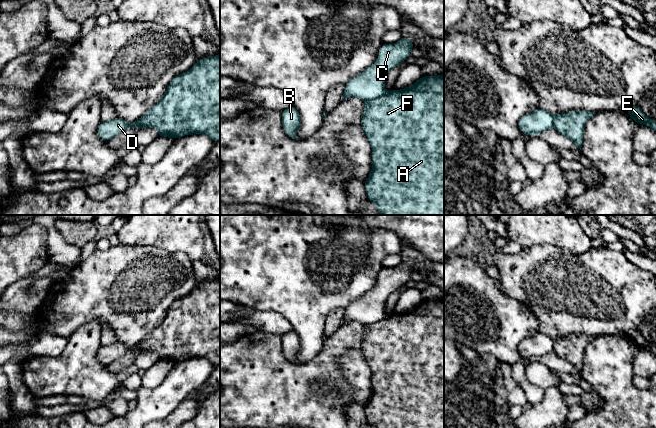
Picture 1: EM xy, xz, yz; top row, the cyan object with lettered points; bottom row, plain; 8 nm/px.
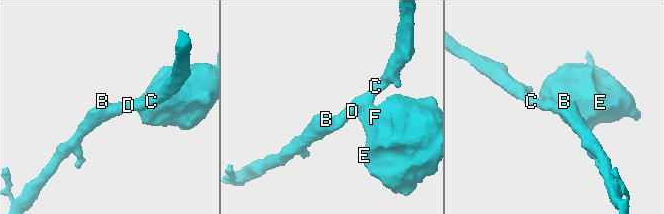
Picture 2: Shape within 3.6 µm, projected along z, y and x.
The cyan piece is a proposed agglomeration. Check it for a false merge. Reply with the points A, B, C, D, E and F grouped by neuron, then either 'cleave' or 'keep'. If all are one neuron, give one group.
A E F / B C D | cleave

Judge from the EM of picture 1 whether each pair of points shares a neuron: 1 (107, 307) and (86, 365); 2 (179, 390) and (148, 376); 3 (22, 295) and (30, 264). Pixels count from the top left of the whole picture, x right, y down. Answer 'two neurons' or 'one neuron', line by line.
1: two neurons
2: two neurons
3: two neurons

